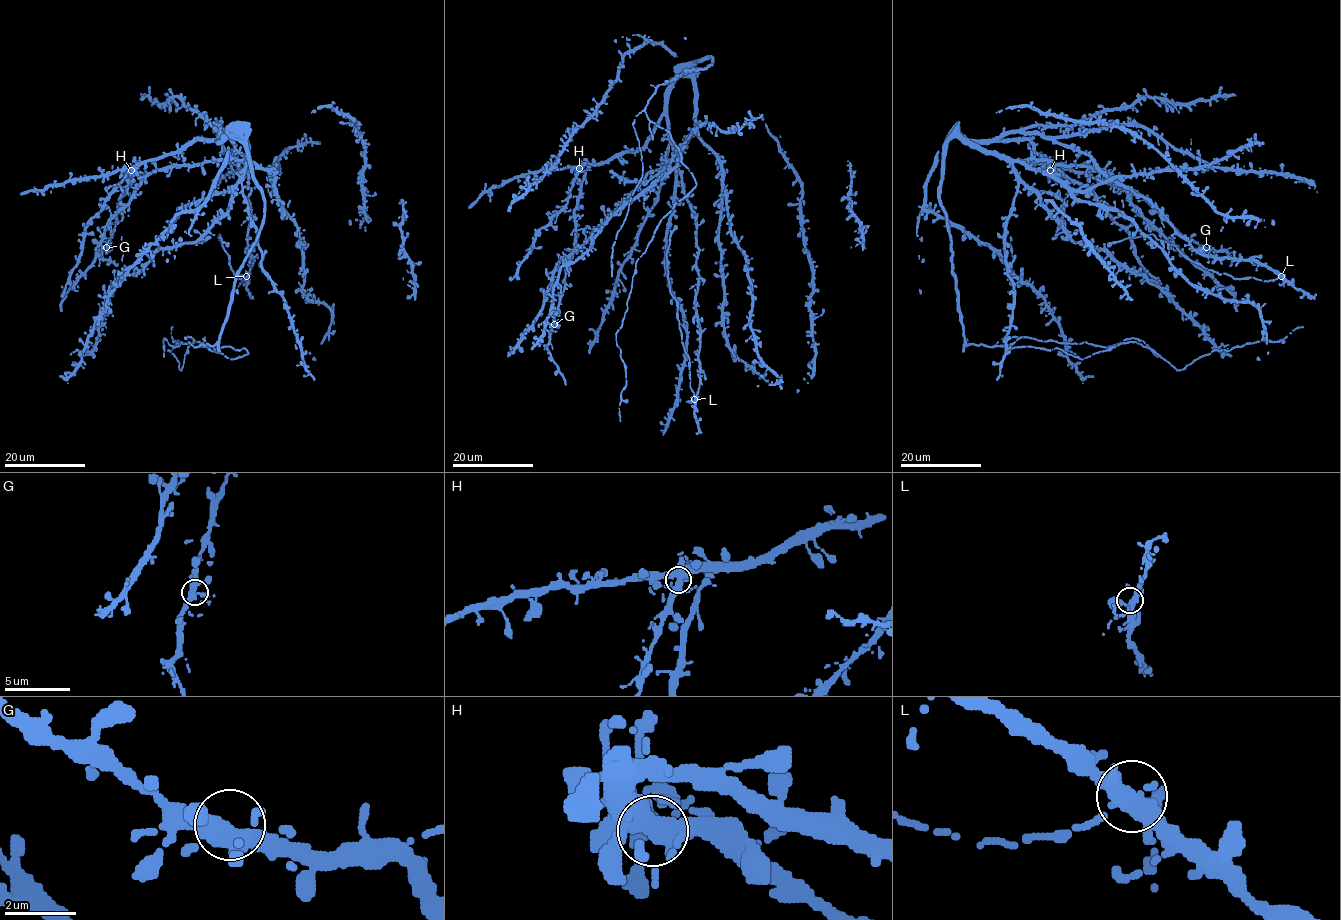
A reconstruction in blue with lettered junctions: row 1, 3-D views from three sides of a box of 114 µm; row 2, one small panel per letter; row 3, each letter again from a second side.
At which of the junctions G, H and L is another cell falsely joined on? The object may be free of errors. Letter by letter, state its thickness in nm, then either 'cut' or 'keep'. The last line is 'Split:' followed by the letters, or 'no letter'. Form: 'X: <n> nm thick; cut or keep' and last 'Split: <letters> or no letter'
G: 380 nm thick; keep
H: 400 nm thick; keep
L: 360 nm thick; keep
Split: no letter

